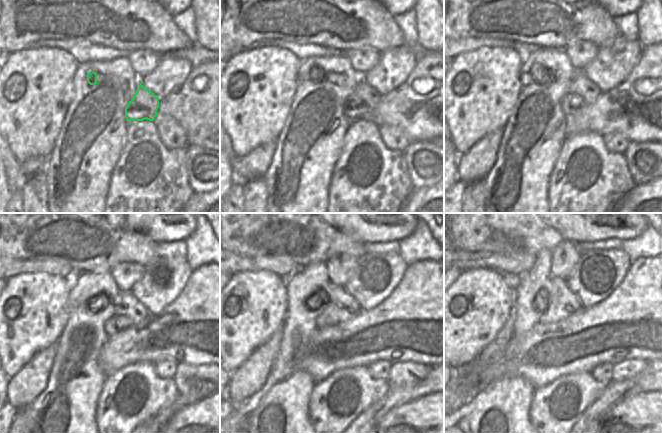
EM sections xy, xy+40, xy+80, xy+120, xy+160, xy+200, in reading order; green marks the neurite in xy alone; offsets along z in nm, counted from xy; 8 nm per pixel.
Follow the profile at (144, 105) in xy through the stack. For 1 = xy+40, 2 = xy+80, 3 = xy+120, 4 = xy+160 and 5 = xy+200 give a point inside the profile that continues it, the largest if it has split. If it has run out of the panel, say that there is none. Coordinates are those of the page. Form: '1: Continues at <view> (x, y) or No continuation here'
1: Continues at xy+40 (364, 100)
2: Continues at xy+80 (581, 91)
3: Continues at xy+120 (130, 312)
4: Continues at xy+160 (334, 305)
5: Continues at xy+200 (554, 302).

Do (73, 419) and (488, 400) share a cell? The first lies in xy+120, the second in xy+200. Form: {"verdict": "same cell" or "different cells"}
{"verdict": "same cell"}

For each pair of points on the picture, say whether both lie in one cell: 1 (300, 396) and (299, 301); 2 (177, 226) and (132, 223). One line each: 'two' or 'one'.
1: one
2: one

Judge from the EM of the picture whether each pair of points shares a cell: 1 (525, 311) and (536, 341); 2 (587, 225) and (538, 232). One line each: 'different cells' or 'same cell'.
1: different cells
2: different cells

